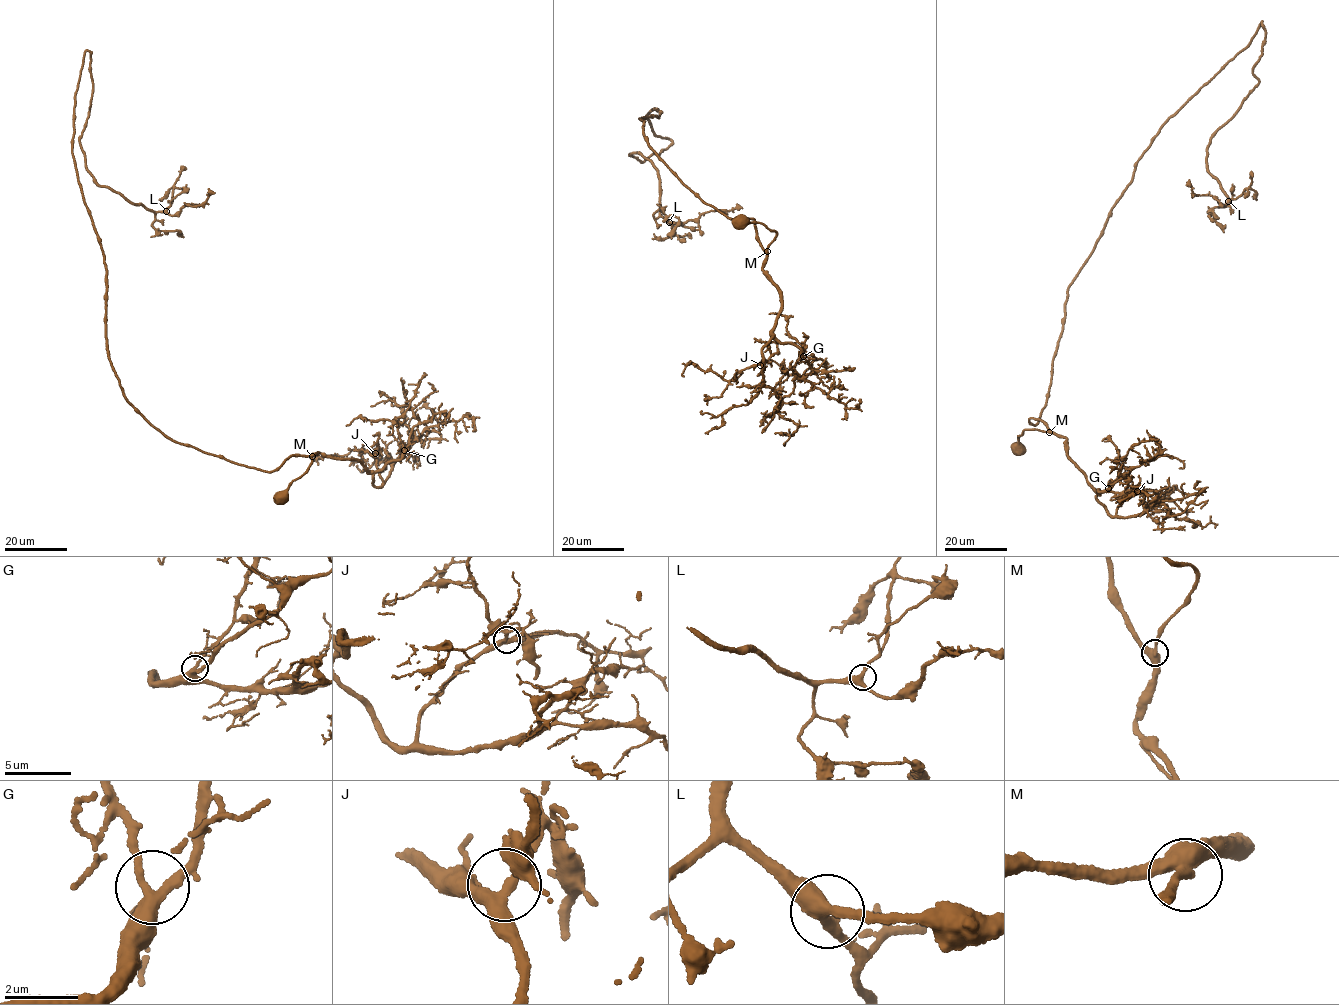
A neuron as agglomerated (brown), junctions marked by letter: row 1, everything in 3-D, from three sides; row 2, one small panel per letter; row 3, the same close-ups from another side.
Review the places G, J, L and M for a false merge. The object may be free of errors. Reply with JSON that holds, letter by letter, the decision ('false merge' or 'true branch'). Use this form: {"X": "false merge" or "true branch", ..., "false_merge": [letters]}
{"G": "true branch", "J": "true branch", "L": "true branch", "M": "true branch", "false_merge": []}

